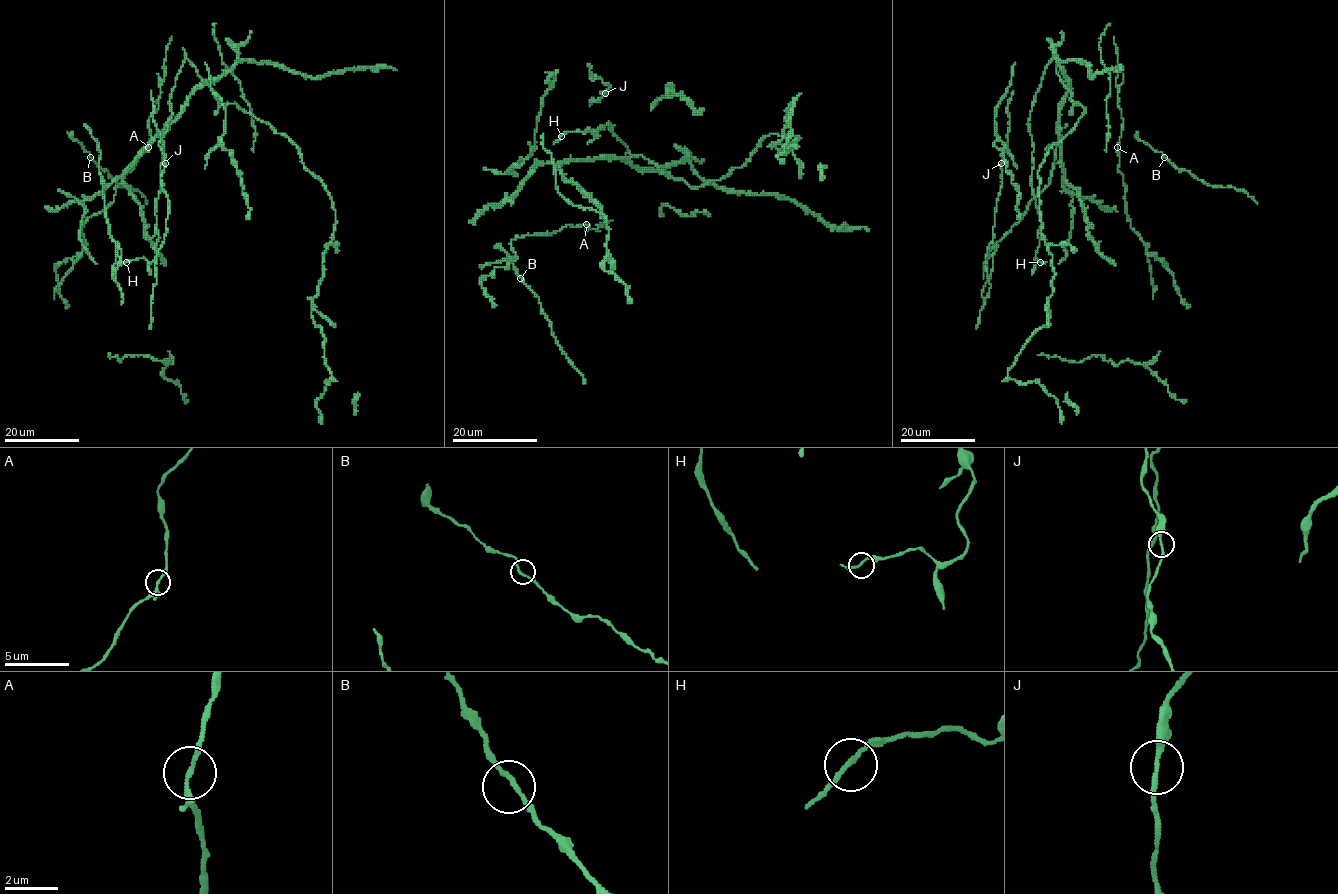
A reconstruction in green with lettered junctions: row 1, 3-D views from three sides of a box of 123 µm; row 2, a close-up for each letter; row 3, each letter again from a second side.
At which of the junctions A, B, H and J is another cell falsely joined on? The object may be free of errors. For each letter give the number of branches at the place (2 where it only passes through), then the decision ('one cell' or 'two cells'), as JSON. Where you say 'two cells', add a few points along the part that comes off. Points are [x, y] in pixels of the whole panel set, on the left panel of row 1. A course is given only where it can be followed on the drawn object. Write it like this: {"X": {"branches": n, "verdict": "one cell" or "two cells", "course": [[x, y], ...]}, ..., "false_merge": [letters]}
{"A": {"branches": 2, "verdict": "one cell"}, "B": {"branches": 2, "verdict": "one cell"}, "H": {"branches": 2, "verdict": "one cell"}, "J": {"branches": 2, "verdict": "one cell"}, "false_merge": []}

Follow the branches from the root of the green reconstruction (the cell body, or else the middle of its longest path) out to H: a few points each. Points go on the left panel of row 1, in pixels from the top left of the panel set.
H: (184, 105), (207, 83), (187, 58), (175, 81), (172, 116), (162, 137), (157, 257), (126, 262)

